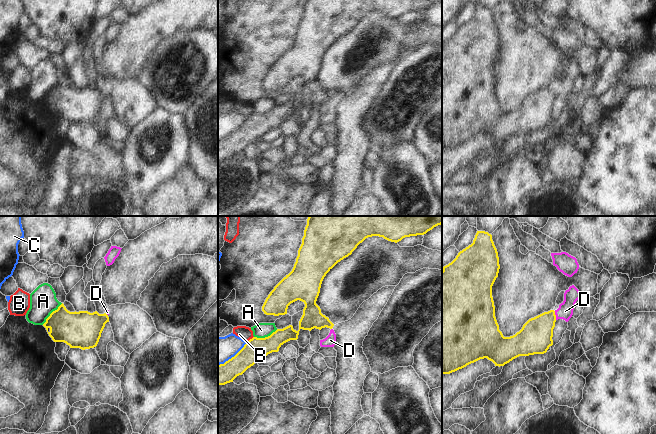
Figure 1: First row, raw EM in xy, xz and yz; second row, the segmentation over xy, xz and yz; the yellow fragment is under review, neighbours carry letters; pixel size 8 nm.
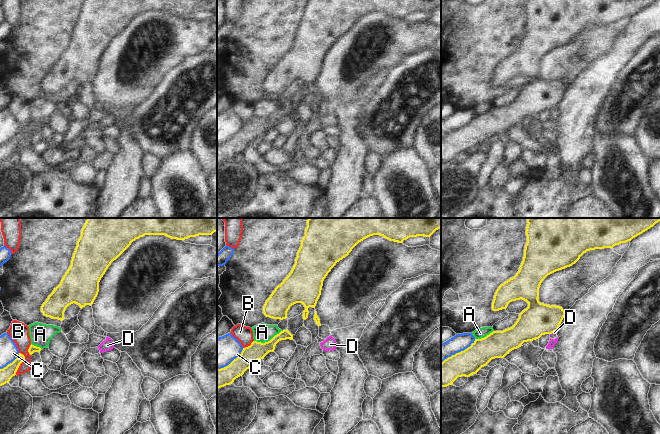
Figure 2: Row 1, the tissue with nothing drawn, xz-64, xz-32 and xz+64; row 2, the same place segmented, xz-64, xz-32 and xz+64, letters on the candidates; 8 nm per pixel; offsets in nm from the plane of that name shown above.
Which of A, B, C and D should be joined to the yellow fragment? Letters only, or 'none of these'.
none of these.

